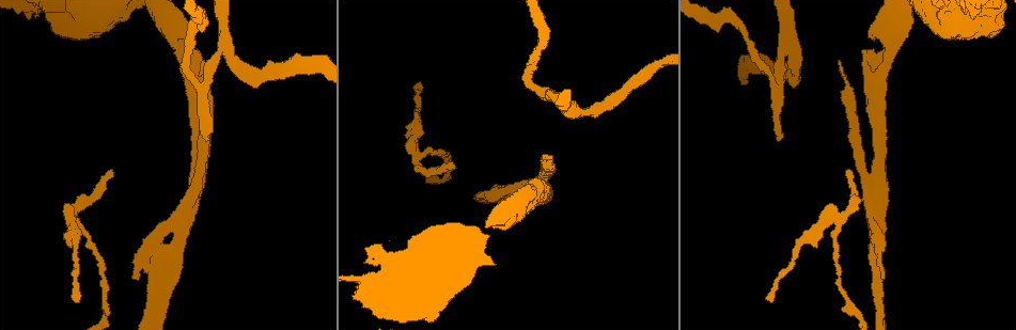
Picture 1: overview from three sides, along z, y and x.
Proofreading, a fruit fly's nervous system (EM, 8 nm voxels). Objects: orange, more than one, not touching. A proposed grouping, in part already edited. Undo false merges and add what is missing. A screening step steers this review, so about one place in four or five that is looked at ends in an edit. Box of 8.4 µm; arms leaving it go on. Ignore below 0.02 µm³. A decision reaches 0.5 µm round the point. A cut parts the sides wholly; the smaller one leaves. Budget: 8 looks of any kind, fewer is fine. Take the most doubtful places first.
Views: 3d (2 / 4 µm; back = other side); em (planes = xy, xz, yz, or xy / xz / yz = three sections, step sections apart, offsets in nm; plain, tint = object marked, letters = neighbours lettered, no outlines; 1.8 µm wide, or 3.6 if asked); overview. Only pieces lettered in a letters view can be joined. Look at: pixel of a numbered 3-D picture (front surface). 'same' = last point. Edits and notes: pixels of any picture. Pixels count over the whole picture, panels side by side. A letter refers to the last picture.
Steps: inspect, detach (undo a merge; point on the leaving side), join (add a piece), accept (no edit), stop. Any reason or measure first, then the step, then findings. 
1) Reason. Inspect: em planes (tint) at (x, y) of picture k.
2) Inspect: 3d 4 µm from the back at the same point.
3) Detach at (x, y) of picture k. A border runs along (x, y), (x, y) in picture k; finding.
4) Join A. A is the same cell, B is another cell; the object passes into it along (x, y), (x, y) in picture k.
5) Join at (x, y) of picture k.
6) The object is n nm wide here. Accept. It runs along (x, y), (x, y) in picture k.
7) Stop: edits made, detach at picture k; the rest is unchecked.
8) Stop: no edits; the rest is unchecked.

Arms run side by side. Inspect: 3d 2 µm at (181, 229) of picture 1.

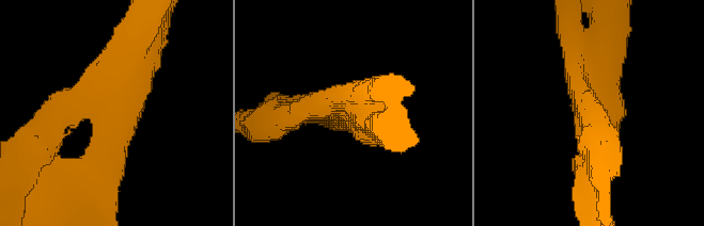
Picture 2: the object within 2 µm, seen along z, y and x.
4 arms meet here; now the EM. Inspect: em planes (letters) at (356, 114) of picture 2.

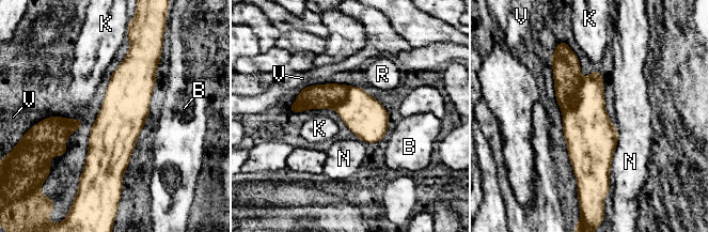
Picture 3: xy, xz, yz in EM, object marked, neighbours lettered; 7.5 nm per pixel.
The longest contact is with N, 320 nm. Detach at (567, 76) of picture 3. B, K, N, R and V are other cells; two cells meet here.

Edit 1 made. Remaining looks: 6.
Three-way junction. Inspect: em planes (tint) at (227, 45) of picture 1.

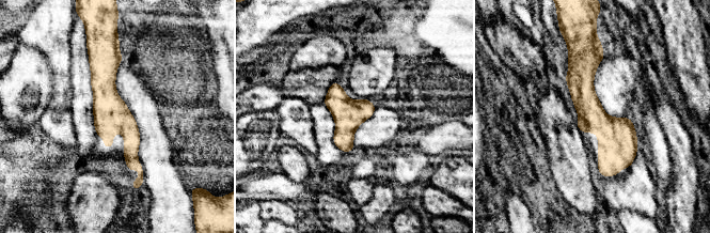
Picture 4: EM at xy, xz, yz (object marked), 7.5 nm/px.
See the neighbours. Inspect: em planes (letters) at the same point.

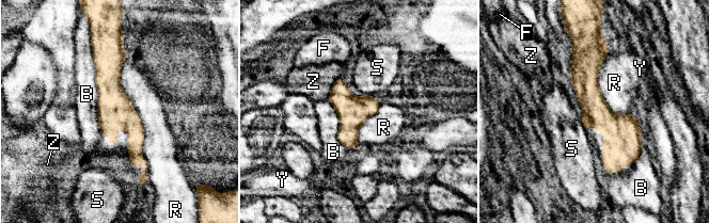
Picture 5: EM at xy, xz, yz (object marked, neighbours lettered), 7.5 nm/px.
Accept. B, F, R, S, Y and Z are other cells; a border runs along (127, 54), (148, 179) in picture 5; all the same cell.

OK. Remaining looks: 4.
An open end. Inspect: 3d 4 µm at (778, 139) of picture 1.

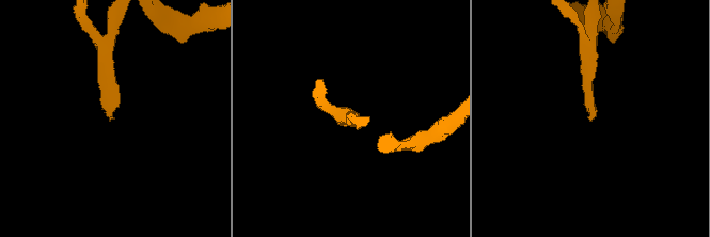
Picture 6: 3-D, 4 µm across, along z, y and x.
Now the EM. Inspect: em planes (plain) at (589, 121) of picture 6.

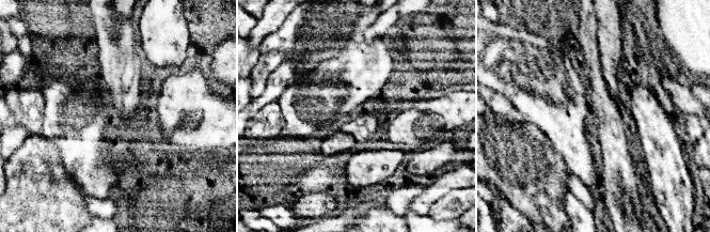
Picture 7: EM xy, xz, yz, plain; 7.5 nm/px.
Inspect: em planes (letters) at the same point.

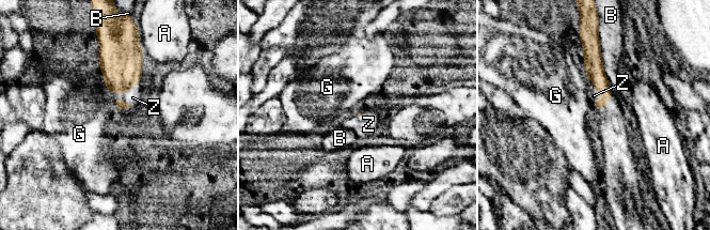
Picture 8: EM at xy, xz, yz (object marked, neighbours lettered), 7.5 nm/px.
Join Z. Z is the same cell, A, B and G are other cells; the object passes into it along (593, 60), (595, 89), (594, 95) in picture 8; it goes on there.

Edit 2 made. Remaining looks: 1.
Stop: edits made, detach at picture 3, join at picture 8; the rest is unchecked.

